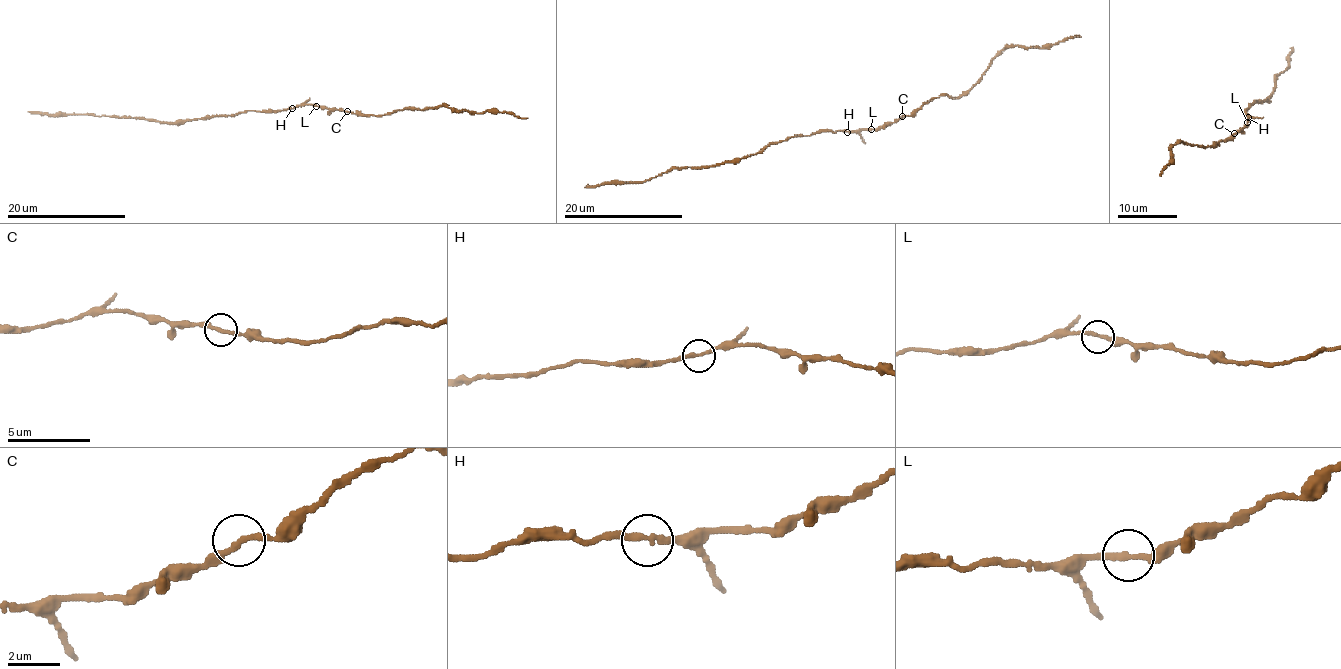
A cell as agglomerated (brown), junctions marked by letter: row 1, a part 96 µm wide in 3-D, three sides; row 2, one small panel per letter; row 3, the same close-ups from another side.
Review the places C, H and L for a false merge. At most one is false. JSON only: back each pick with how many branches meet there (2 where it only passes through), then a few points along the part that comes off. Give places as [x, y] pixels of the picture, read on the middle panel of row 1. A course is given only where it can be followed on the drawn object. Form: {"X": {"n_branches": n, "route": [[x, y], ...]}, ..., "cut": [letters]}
{"cut": []}

